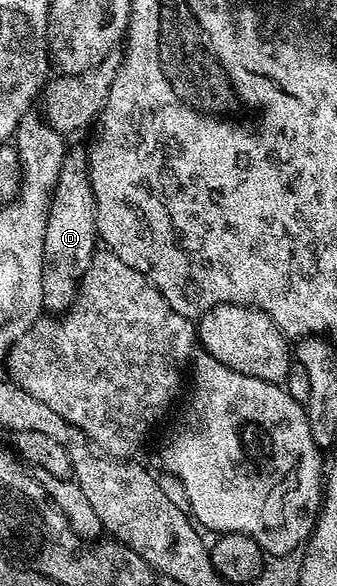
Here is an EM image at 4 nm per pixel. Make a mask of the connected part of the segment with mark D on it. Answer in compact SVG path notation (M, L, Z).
M73 145L60 164L59 178L48 205L47 230L43 244L43 296L45 308L62 313L73 302L83 274L97 250L97 208L90 182L88 149Z

